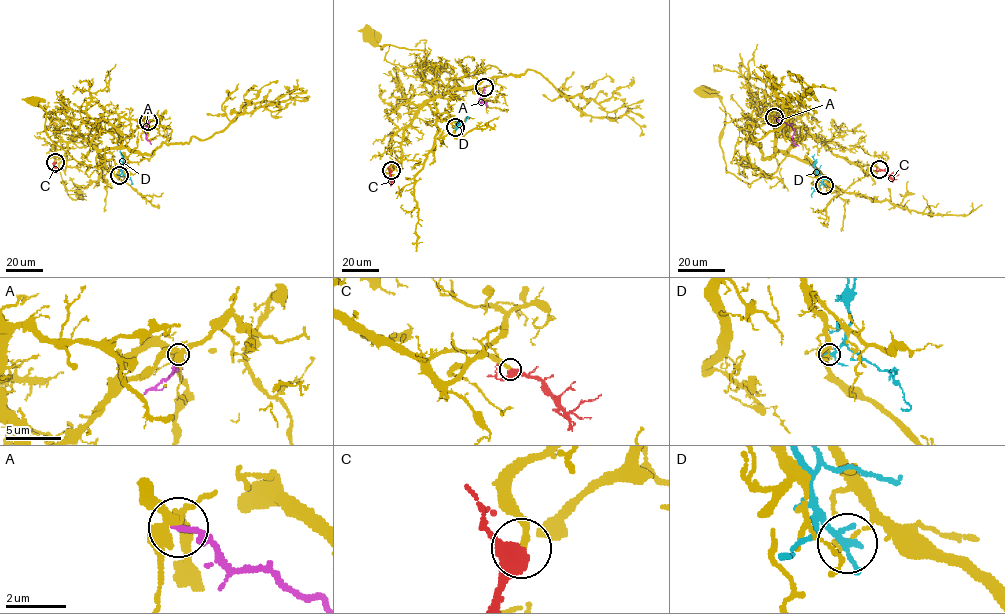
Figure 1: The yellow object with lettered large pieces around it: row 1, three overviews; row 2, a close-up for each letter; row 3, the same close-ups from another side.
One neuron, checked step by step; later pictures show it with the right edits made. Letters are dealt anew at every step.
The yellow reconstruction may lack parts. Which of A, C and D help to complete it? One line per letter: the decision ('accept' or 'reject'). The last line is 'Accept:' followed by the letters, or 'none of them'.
A: reject
C: accept
D: reject
Accept: C

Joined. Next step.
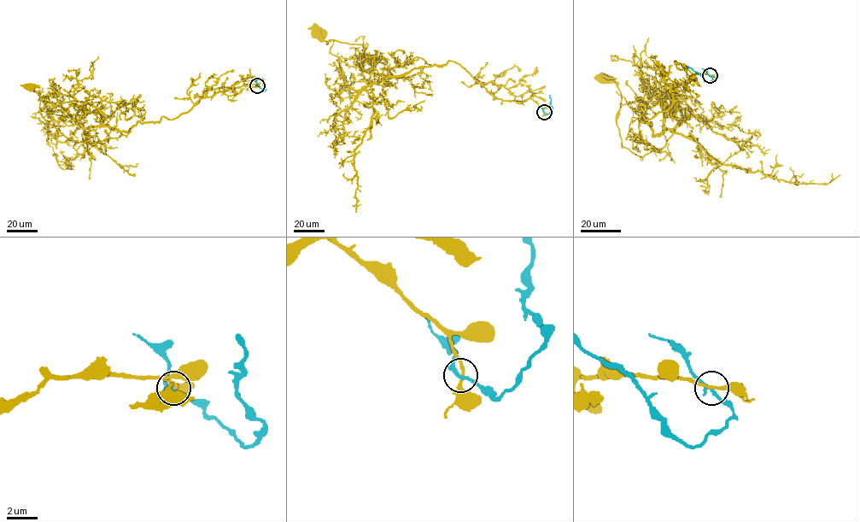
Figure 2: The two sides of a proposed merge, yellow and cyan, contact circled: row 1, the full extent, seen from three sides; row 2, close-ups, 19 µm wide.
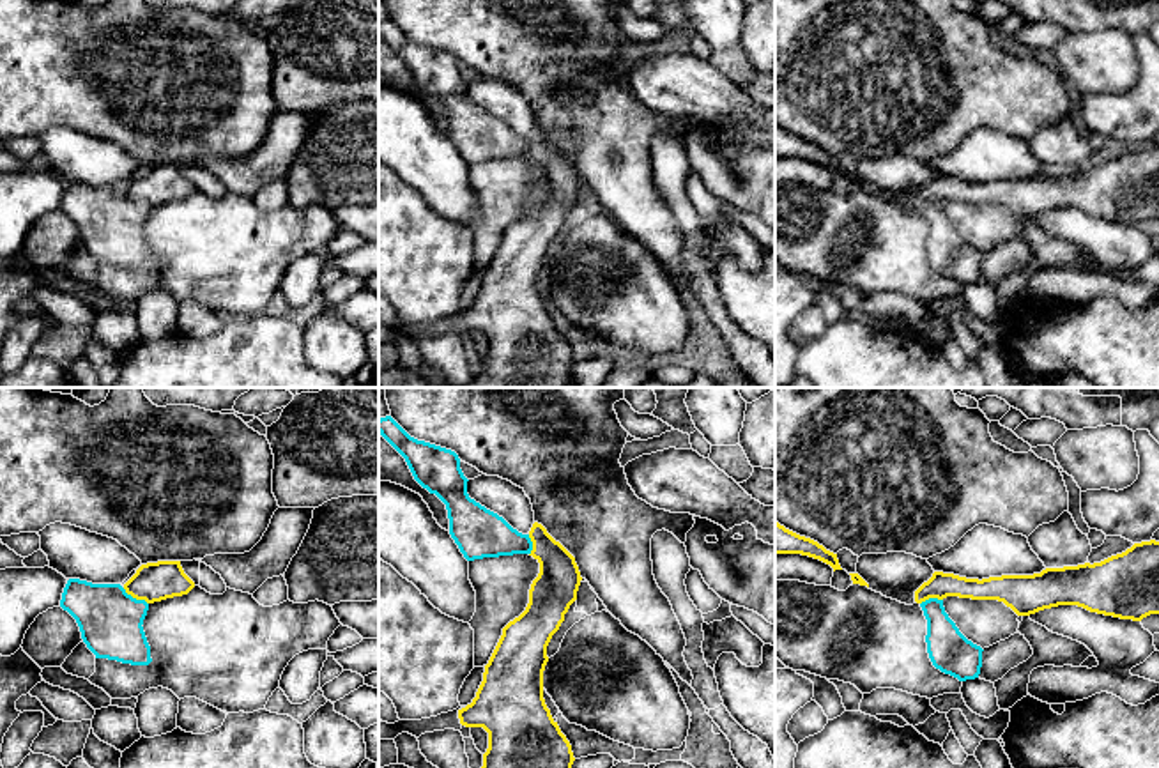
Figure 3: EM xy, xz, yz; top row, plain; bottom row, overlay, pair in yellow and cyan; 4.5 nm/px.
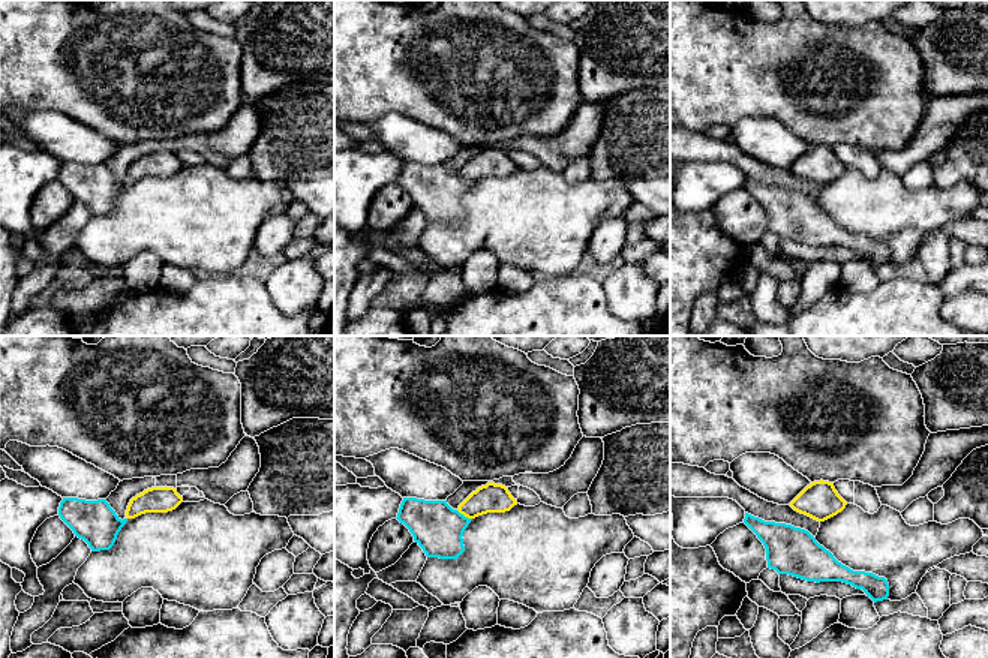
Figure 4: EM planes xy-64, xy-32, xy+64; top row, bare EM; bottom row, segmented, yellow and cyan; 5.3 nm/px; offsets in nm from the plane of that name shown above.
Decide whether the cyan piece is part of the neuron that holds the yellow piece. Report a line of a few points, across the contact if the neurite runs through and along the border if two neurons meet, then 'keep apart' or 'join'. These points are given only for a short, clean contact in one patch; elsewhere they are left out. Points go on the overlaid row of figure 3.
xy (158, 581), (147, 584), (135, 597), (110, 620) | join

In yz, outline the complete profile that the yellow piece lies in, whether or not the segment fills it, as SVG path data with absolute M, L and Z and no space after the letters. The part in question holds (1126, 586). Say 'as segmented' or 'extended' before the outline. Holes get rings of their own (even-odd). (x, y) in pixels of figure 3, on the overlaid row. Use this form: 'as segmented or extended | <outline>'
extended | M1159 541L1134 543L1101 563L1046 568L1033 575L966 579L934 572L915 591L927 619L927 653L936 669L959 681L975 680L982 667L982 648L968 641L943 607L947 596L998 600L1017 616L1058 605L1078 605L1090 612L1141 621L1159 614Z

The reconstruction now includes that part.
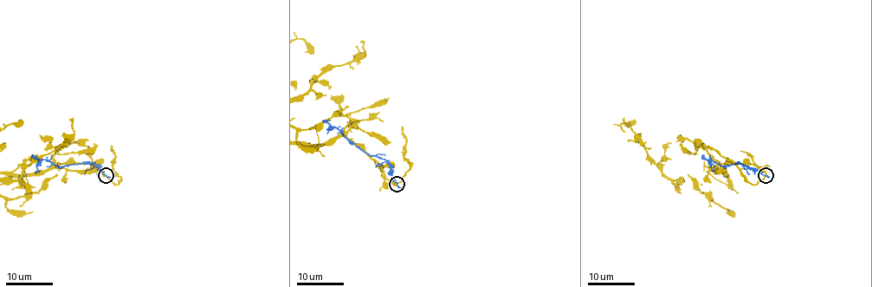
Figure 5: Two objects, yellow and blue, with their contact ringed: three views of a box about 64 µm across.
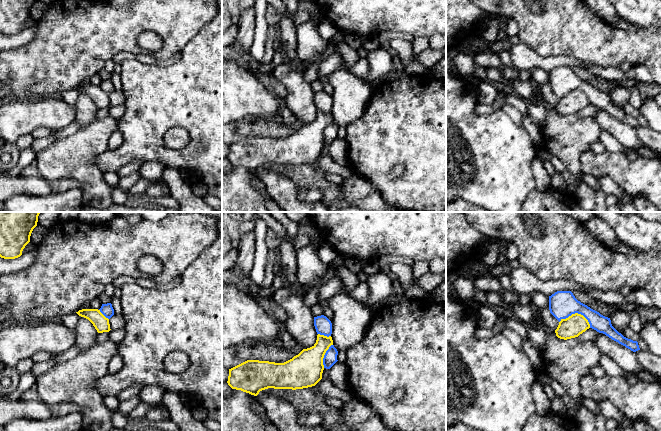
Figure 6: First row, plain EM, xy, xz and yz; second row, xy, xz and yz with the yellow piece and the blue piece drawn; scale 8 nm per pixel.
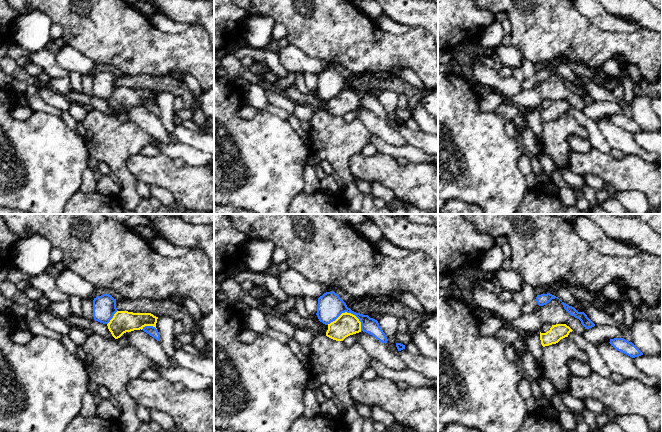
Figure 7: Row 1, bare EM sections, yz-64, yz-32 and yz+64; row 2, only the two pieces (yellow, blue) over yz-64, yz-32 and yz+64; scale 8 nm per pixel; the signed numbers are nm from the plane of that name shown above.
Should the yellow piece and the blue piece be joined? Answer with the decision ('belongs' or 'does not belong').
does not belong

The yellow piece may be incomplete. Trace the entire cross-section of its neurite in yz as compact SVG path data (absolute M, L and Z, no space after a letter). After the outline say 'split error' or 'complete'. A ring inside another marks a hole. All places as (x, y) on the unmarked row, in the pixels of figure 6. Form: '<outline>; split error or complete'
M575 89L566 95L561 95L555 109L558 114L567 116L578 113L589 104L588 96L583 91Z; complete

